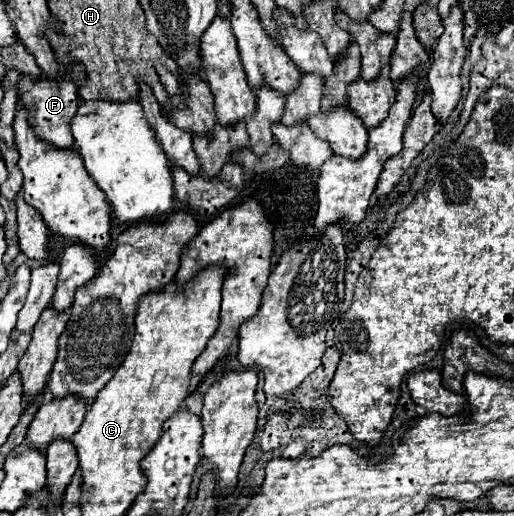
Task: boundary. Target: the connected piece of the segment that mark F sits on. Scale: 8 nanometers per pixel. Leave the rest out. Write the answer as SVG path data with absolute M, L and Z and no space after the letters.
M21 77L21 81L19 81L19 103L27 109L29 125L33 127L33 131L39 139L47 141L49 145L53 145L57 149L73 149L75 139L71 137L71 119L77 115L77 109L79 109L77 89L79 89L79 85L73 77L63 79L59 83L47 81L47 79L39 79L35 83L31 77Z

